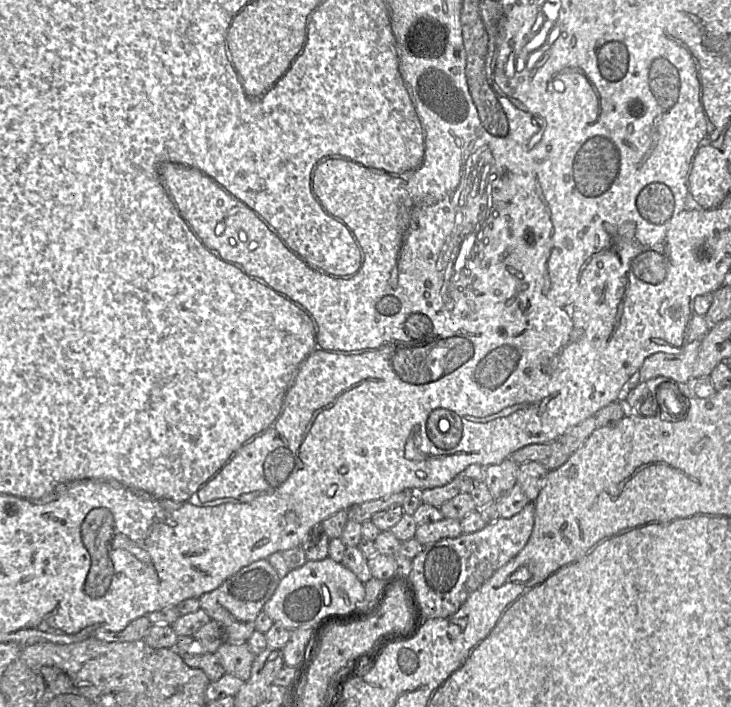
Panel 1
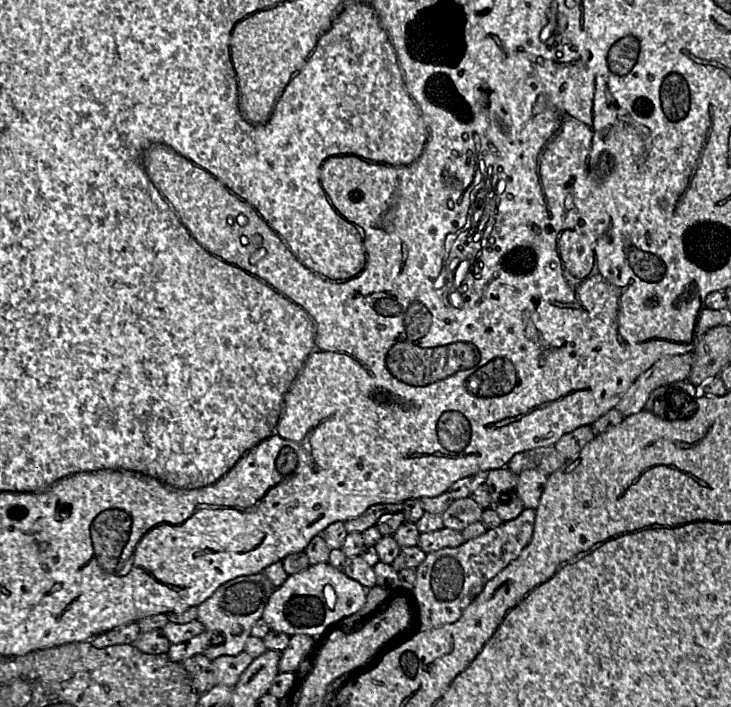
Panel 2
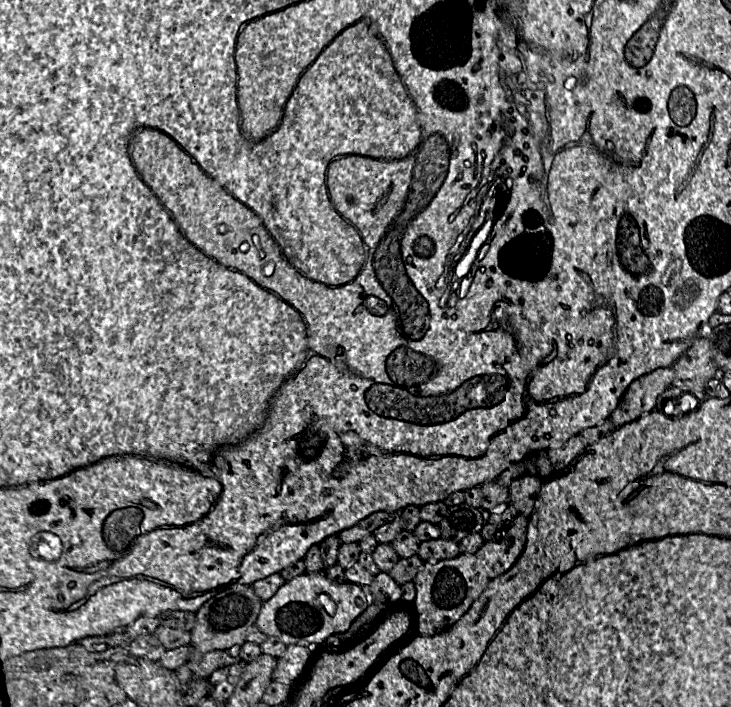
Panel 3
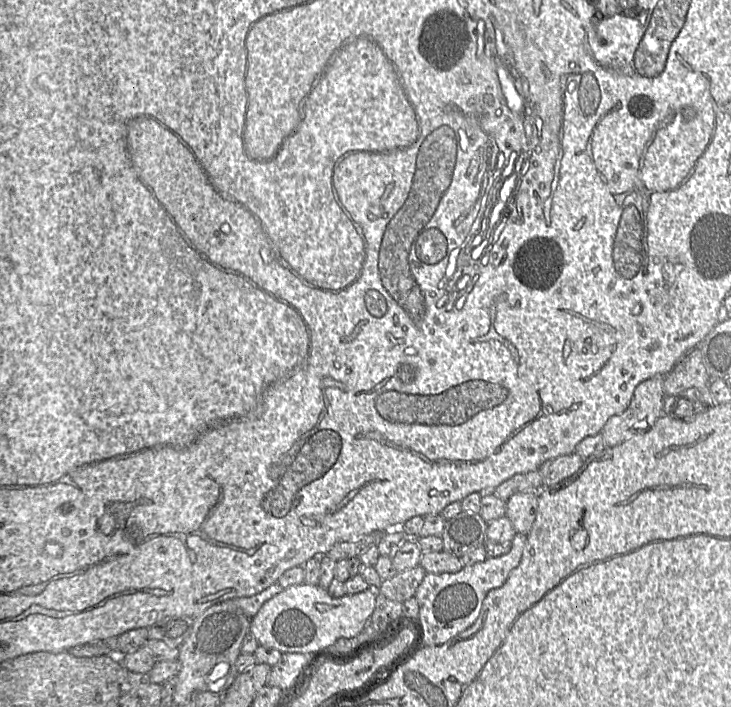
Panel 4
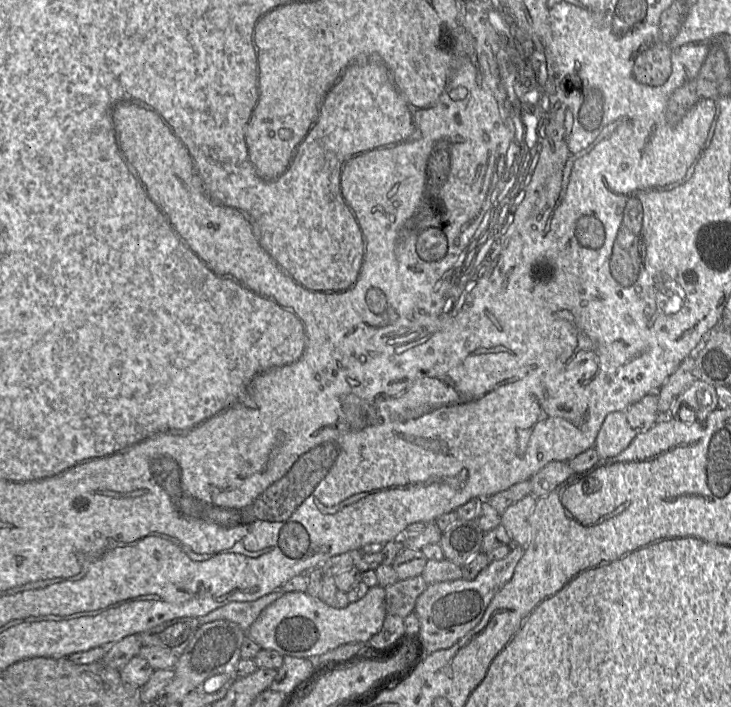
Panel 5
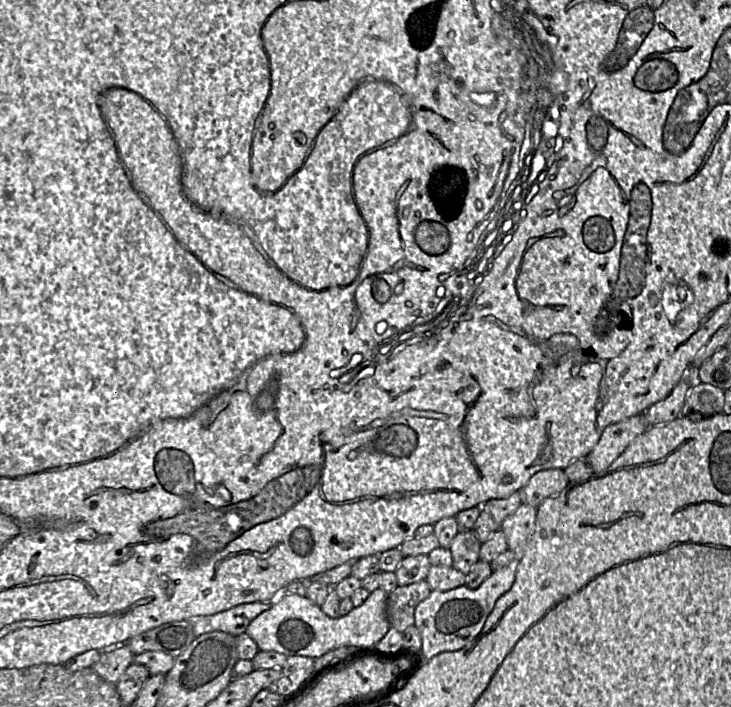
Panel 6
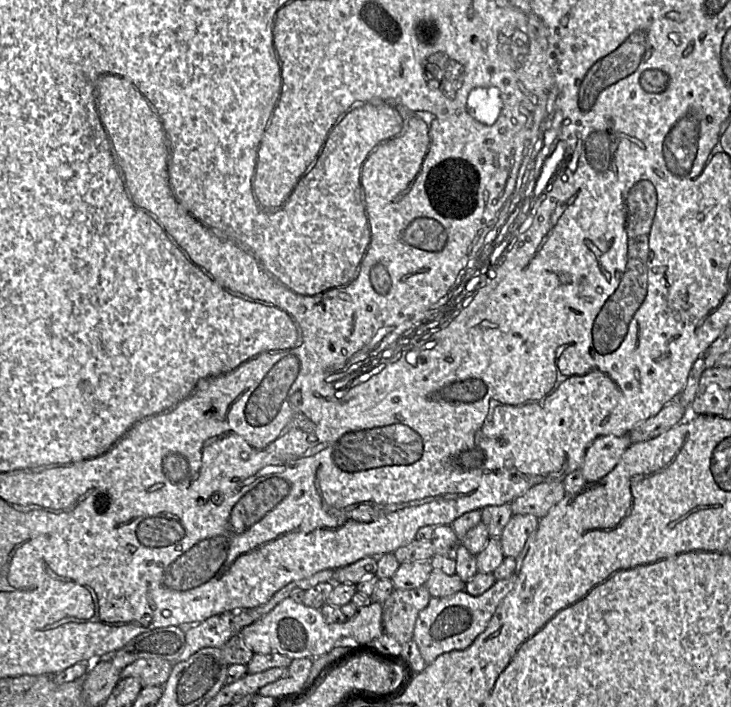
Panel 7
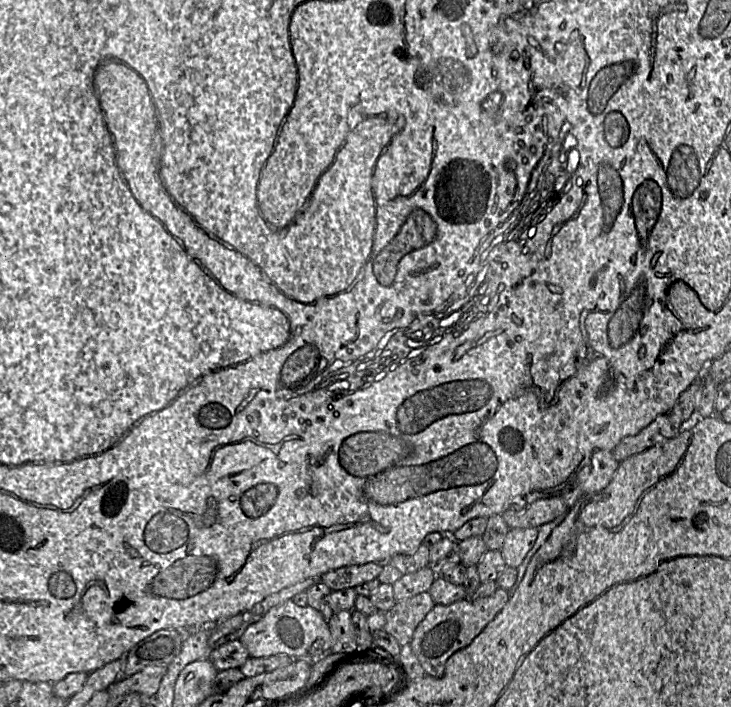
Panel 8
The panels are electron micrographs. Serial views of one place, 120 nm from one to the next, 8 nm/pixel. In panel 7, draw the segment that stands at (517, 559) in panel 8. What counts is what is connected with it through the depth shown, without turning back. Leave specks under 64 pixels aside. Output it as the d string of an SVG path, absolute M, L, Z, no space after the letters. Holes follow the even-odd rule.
M513 514L499 538L504 556L516 558L529 536L535 533L538 524L539 519L534 515Z

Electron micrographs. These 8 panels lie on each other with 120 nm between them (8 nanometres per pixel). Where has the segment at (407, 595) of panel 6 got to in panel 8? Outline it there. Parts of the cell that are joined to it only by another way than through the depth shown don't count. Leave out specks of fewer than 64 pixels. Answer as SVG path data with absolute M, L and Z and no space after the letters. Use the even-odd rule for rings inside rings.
M429 592L396 601L386 611L384 630L393 636L400 646L410 644L419 623L435 606Z

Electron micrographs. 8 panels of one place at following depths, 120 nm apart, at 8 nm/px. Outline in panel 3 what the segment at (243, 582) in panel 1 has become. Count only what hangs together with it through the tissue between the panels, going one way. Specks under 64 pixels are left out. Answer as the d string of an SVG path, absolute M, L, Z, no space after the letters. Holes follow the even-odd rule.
M234 584L200 607L196 612L196 624L190 631L191 653L186 662L197 677L208 679L215 670L240 660L240 647L245 642L247 630L255 625L262 605L252 585Z

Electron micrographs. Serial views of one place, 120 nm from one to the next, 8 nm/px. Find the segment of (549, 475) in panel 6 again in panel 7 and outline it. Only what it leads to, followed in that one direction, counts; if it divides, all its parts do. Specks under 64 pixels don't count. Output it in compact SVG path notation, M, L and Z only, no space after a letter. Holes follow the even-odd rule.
M561 481L543 482L528 489L510 504L513 514L531 514L543 518L565 496Z

